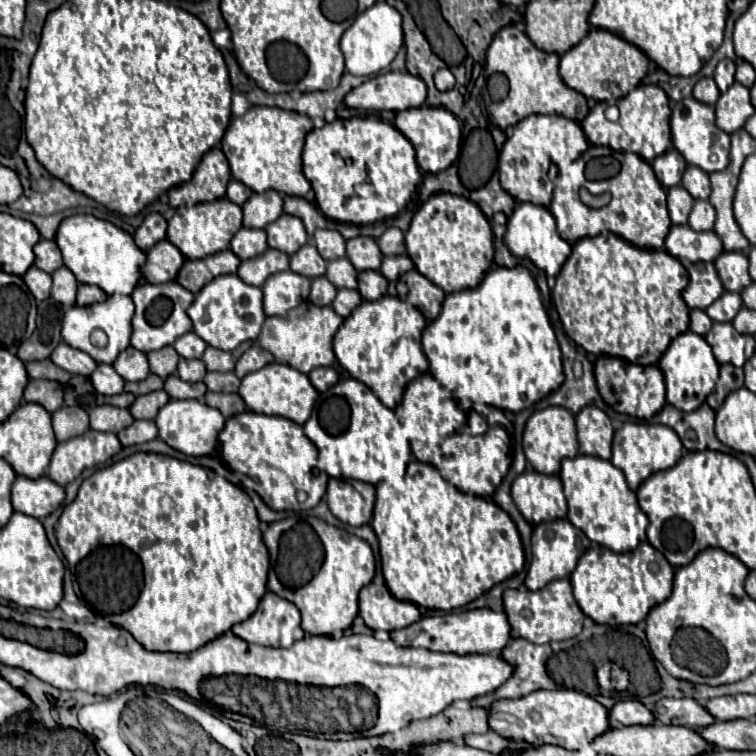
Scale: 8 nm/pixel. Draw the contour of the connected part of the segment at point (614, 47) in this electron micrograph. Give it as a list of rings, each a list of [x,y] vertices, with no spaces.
[[[593,27],[579,45],[571,47],[567,53],[561,55],[559,73],[571,89],[583,93],[585,97],[613,103],[615,99],[627,95],[635,85],[641,83],[647,73],[647,65],[649,59],[641,49],[607,29]]]

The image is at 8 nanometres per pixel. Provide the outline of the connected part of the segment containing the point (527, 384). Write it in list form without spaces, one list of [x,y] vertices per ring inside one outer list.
[[[495,267],[473,289],[445,295],[443,309],[423,331],[430,373],[447,389],[503,411],[531,407],[563,383],[561,351],[541,303],[539,287],[525,267]]]

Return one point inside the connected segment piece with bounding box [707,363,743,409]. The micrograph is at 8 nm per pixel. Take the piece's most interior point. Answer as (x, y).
(731, 377)

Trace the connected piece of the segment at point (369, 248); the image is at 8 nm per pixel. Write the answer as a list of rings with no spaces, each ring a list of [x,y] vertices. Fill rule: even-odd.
[[[353,237],[347,241],[347,257],[353,263],[353,267],[357,271],[365,271],[365,269],[379,269],[383,253],[379,251],[377,243],[373,237]]]

